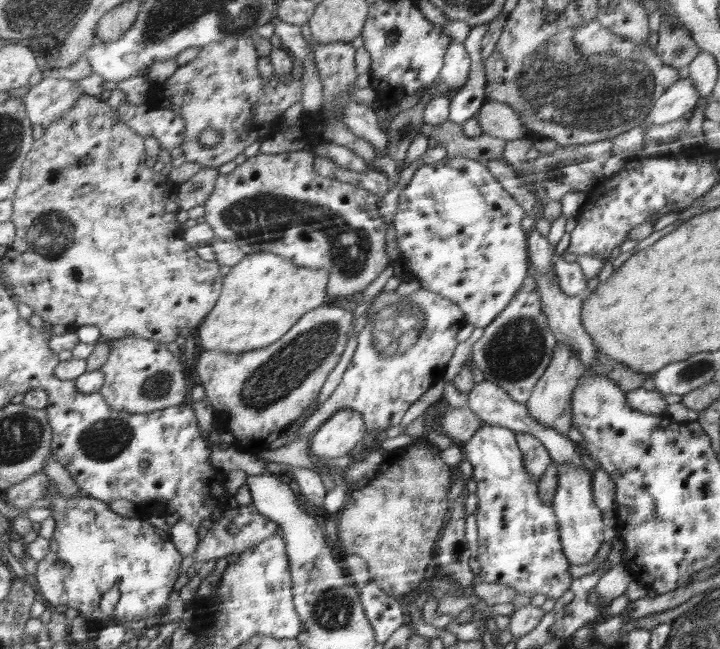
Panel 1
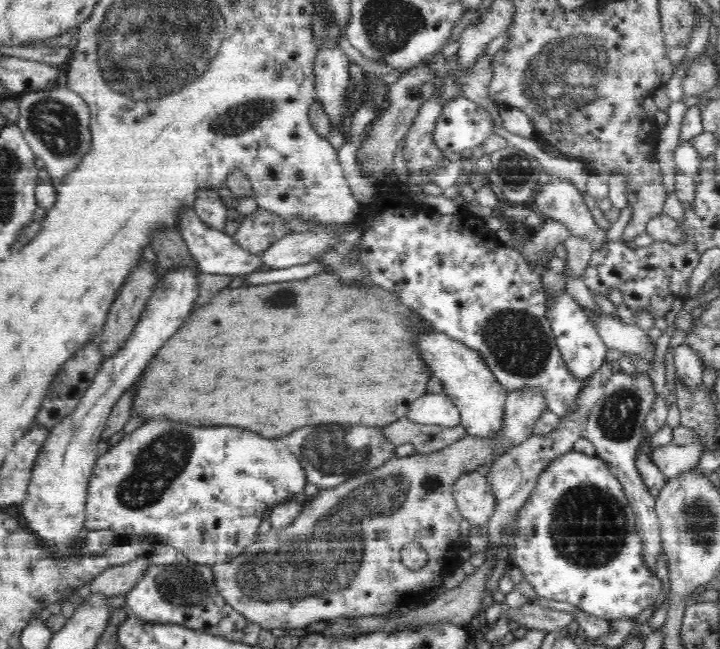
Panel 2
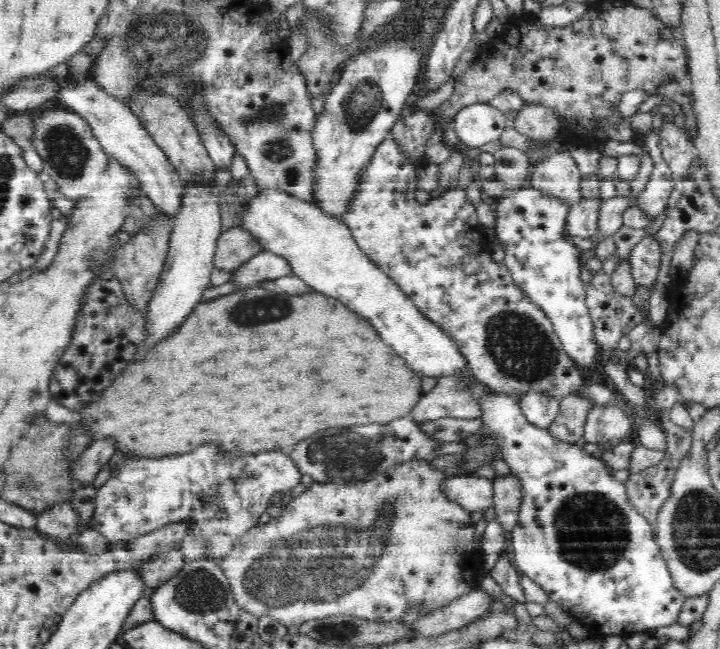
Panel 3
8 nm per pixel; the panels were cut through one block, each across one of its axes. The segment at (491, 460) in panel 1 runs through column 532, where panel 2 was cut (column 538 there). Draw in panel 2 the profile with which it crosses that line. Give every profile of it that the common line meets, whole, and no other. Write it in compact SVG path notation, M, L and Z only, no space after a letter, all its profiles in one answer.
M574 450L566 452L554 458L548 466L542 470L540 478L537 479L536 488L532 492L532 496L528 498L525 505L519 510L516 516L516 538L513 542L514 549L512 554L513 564L516 567L521 568L524 572L526 581L530 583L537 595L548 600L557 600L558 602L569 602L576 608L580 608L592 616L598 616L598 618L624 618L632 619L632 616L638 616L644 608L648 608L652 602L654 606L662 604L664 602L664 594L662 594L662 581L652 576L652 570L650 566L646 568L644 562L642 562L642 537L640 536L637 524L636 515L630 507L629 499L625 495L622 483L619 478L613 473L611 467L608 466L600 457L594 455L586 455Z

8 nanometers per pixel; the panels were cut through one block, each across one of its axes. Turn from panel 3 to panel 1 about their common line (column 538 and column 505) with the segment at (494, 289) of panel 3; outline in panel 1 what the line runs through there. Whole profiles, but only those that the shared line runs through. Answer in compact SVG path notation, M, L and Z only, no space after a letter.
M535 272L527 274L523 288L515 296L514 301L499 317L484 328L482 337L473 345L470 358L484 375L485 381L490 381L505 390L510 398L527 404L535 385L546 373L559 344L551 330L544 306L540 303L538 279Z

